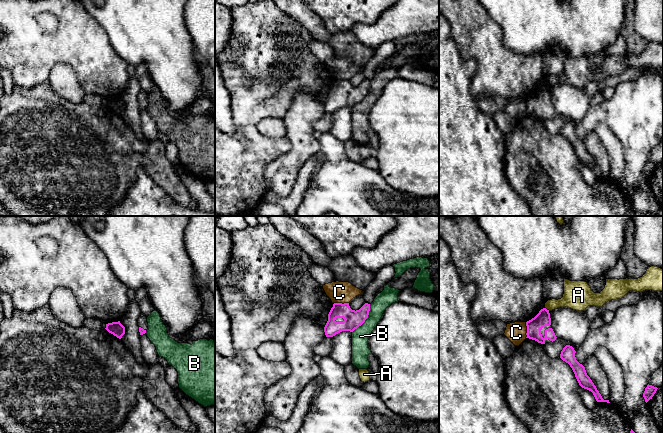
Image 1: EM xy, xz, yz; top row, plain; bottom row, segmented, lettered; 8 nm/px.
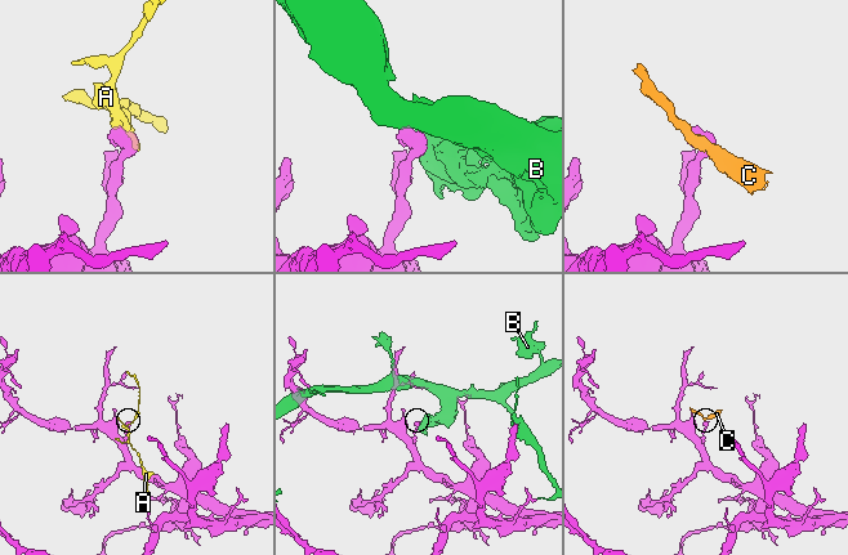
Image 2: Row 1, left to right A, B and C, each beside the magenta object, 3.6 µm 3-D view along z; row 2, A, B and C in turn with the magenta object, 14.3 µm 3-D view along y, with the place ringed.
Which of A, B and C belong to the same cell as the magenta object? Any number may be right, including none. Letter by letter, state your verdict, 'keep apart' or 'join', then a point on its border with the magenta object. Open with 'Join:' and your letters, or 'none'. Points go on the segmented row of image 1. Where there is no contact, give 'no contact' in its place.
Join: none
A: keep apart; contact yz (546, 309)
B: keep apart; contact xz (366, 318)
C: keep apart; contact yz (527, 330)

